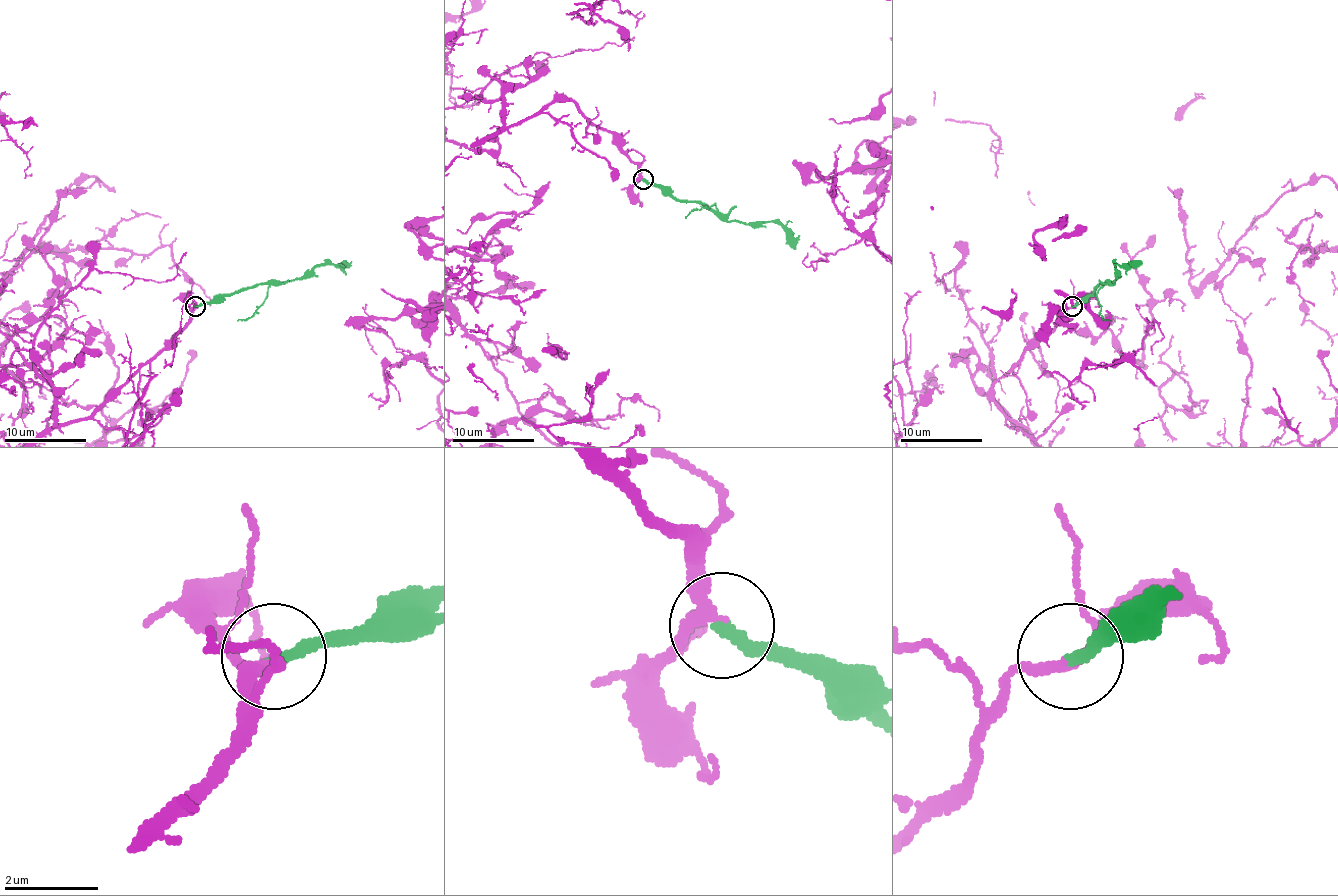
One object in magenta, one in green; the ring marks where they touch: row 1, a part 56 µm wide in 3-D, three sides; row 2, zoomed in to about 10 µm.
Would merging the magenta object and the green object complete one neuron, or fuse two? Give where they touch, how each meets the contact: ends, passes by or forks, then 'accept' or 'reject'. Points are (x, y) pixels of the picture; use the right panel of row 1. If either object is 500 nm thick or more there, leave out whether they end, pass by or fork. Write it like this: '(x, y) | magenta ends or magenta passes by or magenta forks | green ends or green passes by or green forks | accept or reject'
(1072, 306) | magenta passes by | green ends | accept

